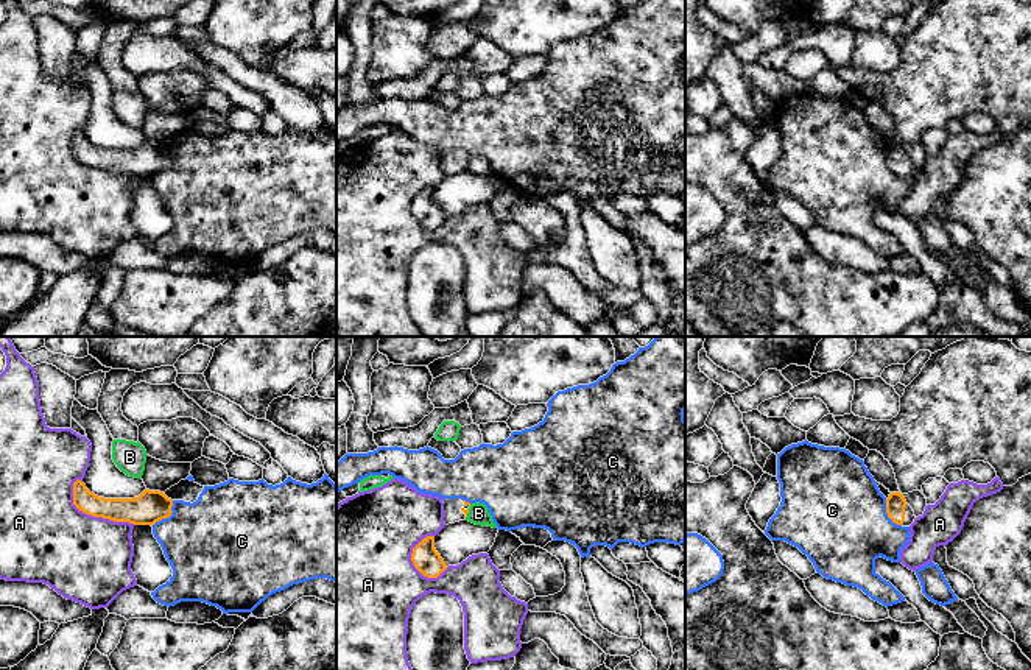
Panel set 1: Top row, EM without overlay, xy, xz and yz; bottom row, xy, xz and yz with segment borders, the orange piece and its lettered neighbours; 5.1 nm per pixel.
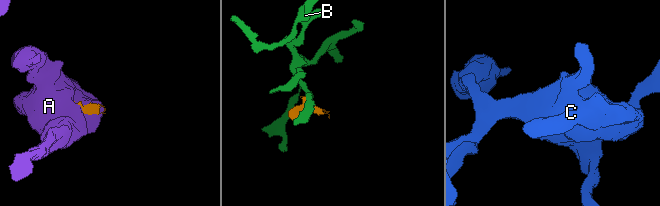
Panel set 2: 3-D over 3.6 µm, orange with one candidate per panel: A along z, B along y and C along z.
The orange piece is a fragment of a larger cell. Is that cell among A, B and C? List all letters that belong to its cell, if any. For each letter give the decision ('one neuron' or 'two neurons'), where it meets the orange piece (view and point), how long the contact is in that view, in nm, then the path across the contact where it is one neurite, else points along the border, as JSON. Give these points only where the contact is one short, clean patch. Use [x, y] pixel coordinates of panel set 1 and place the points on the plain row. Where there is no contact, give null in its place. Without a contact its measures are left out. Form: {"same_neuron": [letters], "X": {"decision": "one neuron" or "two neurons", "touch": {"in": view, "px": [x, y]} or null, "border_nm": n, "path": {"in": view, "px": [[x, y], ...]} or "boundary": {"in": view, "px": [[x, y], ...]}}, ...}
{"same_neuron": [], "A": {"decision": "two neurons", "touch": {"in": "xy", "px": [94, 167]}, "border_nm": 380}, "B": {"decision": "two neurons", "touch": {"in": "xz", "px": [466, 165]}, "border_nm": 70, "boundary": {"in": "xz", "px": [[469, 159], [464, 170]]}}, "C": {"decision": "two neurons", "touch": {"in": "xy", "px": [167, 167]}, "border_nm": 180}}

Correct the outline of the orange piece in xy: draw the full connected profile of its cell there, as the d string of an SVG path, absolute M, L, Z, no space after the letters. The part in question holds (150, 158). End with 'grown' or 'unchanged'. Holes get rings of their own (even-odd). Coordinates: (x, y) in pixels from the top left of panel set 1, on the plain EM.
M81 131L73 134L73 156L93 168L151 178L173 164L173 151L165 143L145 140L134 150L104 150L90 143Z; unchanged

